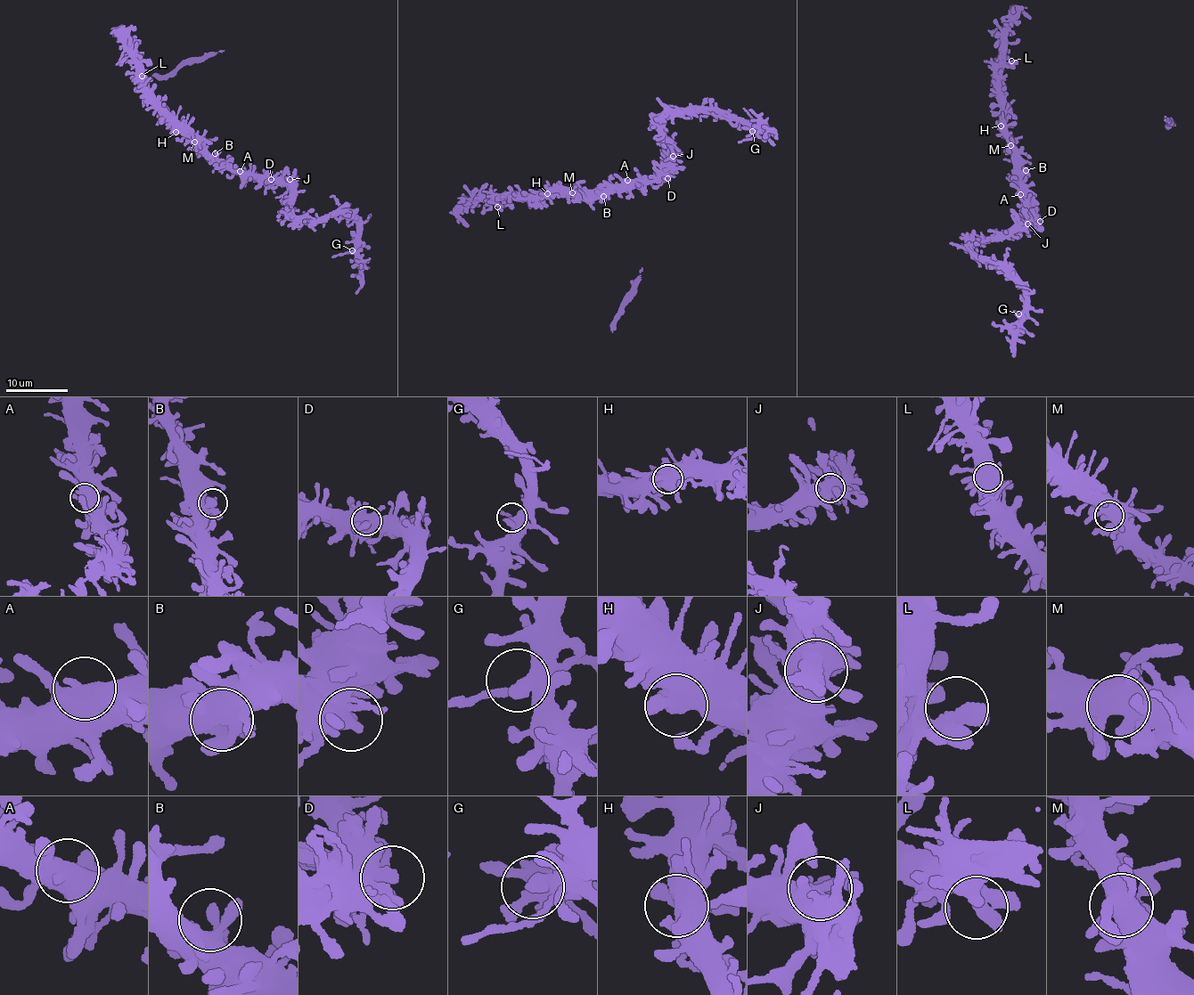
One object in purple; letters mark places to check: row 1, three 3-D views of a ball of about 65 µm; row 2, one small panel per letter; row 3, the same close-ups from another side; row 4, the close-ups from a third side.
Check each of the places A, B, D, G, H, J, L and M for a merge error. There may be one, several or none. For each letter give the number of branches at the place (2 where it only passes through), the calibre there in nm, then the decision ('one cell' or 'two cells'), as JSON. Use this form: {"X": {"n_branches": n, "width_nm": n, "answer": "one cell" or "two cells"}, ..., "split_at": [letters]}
{"A": {"n_branches": 2, "width_nm": 550, "answer": "one cell"}, "B": {"n_branches": 2, "width_nm": 320, "answer": "one cell"}, "D": {"n_branches": 2, "width_nm": 400, "answer": "one cell"}, "G": {"n_branches": 2, "width_nm": 400, "answer": "one cell"}, "H": {"n_branches": 2, "width_nm": 600, "answer": "one cell"}, "J": {"n_branches": 2, "width_nm": 550, "answer": "one cell"}, "L": {"n_branches": 2, "width_nm": 500, "answer": "one cell"}, "M": {"n_branches": 3, "width_nm": 500, "answer": "one cell"}, "split_at": []}

